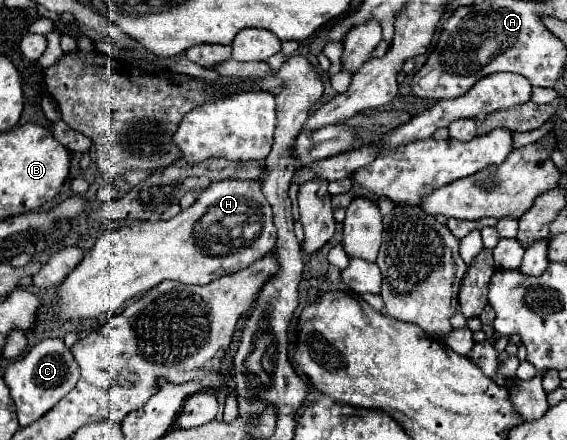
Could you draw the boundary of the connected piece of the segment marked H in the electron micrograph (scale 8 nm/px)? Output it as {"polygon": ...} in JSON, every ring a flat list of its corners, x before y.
{"polygon":[[222,180,208,186,198,200,182,210,172,220,140,222,104,234,90,252,84,254,78,268,74,268,58,290,58,314,62,318,98,318,100,314,116,312,124,302,148,292,164,280,178,280,184,284,208,284,214,278,234,274,254,260,266,256,276,244,276,228,272,224,272,210,262,194,260,182,250,180]]}

